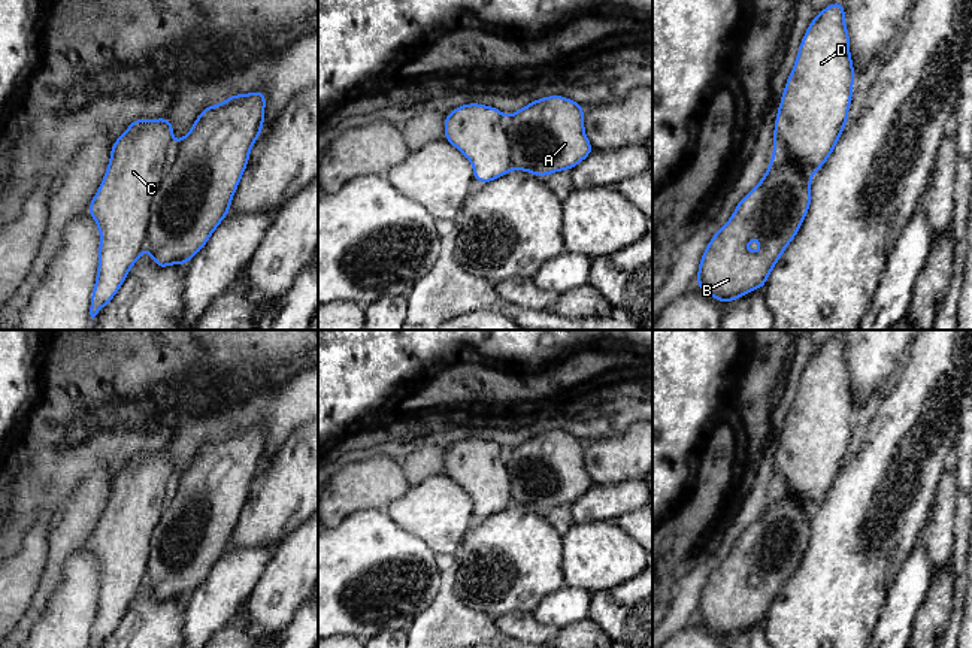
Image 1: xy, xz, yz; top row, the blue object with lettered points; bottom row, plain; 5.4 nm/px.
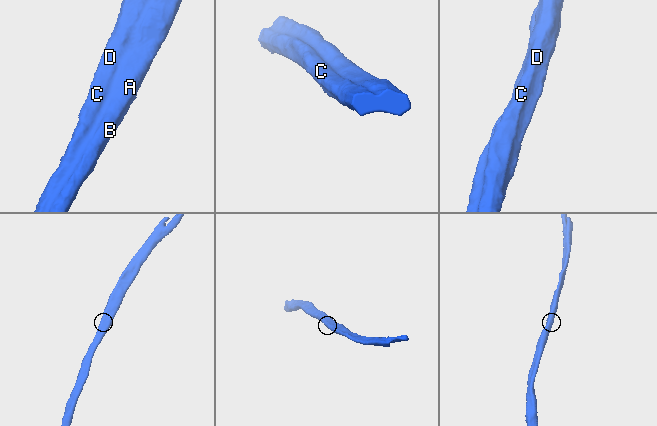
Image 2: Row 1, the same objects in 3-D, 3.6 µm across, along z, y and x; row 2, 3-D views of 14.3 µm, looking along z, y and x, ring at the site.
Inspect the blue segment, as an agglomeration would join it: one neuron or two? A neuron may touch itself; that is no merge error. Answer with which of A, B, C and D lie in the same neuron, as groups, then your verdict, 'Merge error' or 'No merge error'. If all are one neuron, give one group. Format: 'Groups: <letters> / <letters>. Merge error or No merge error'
Groups: A B / C D. Merge error

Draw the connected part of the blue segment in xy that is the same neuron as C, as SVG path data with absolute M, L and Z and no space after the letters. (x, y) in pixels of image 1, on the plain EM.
M137 452L110 481L110 494L88 548L100 564L90 648L118 627L148 578L151 538L173 482L170 452Z

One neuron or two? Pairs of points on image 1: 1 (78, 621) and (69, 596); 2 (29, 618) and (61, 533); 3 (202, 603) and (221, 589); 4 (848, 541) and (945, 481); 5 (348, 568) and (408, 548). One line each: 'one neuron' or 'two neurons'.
1: one neuron
2: one neuron
3: one neuron
4: two neurons
5: one neuron

